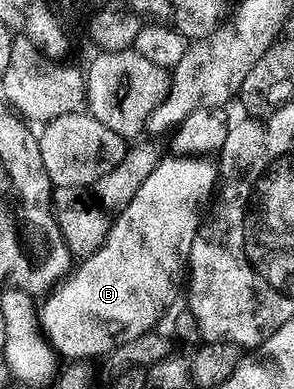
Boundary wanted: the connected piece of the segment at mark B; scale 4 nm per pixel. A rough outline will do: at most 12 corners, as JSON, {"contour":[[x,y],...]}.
{"contour":[[164,156],[46,296],[63,359],[152,332],[185,285],[214,160]]}

